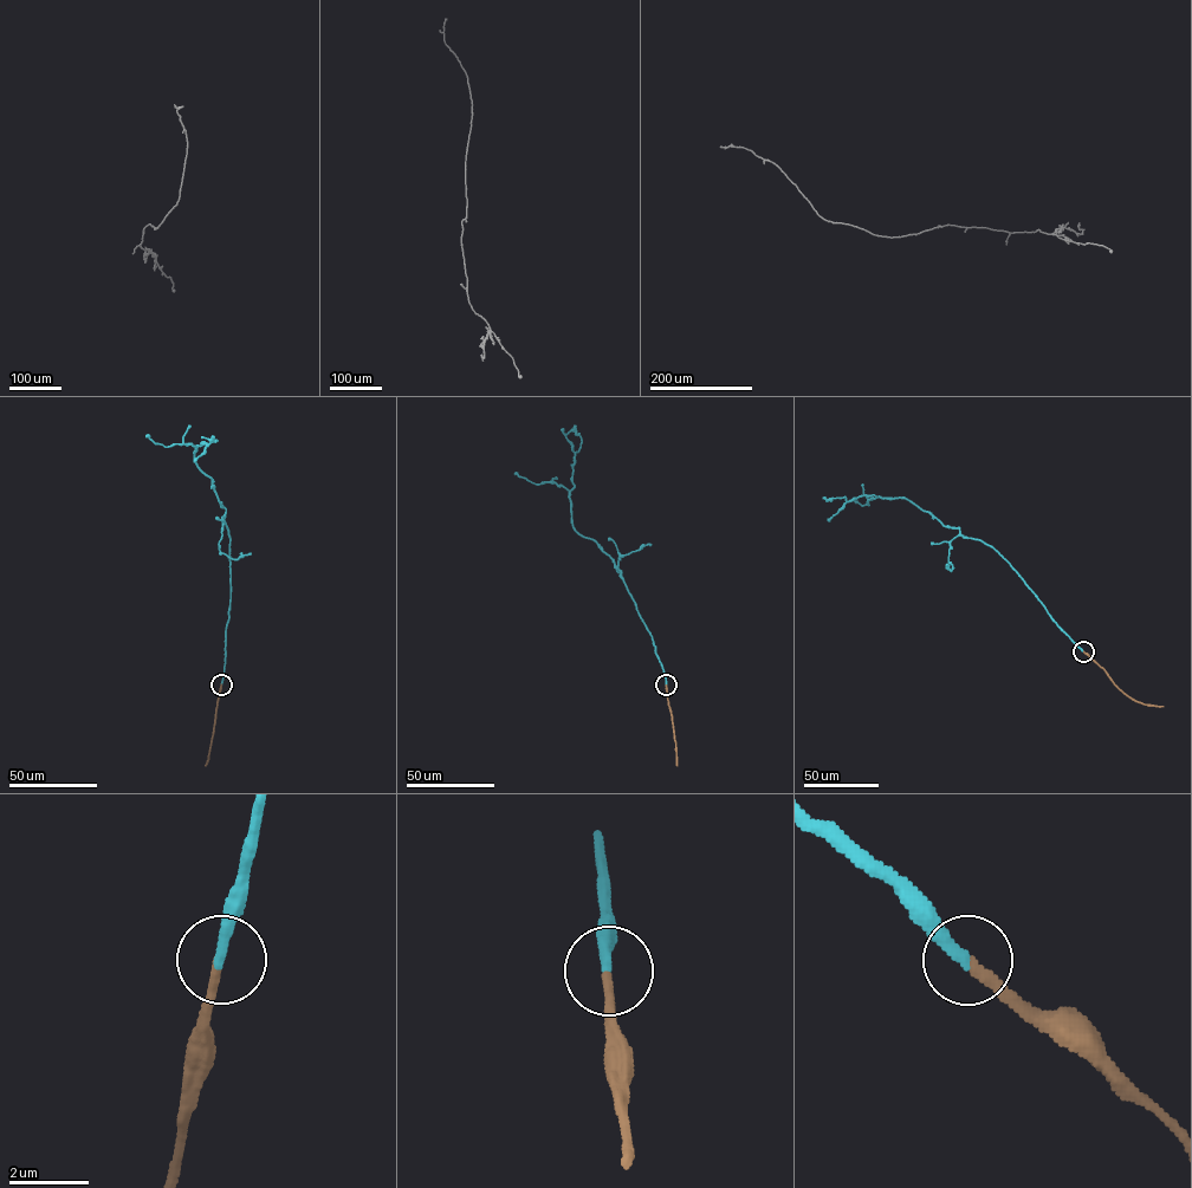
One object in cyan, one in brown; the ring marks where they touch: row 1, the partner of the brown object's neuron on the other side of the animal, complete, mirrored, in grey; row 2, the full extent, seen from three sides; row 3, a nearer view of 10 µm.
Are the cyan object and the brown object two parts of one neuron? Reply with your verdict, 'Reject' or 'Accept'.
Accept

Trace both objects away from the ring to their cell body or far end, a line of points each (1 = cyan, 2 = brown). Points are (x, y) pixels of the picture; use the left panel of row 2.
1: (221, 685), (231, 596), (231, 539), (226, 508), (212, 479), (194, 460), (196, 446), (218, 440), (201, 437)
2: (221, 685), (205, 765)

